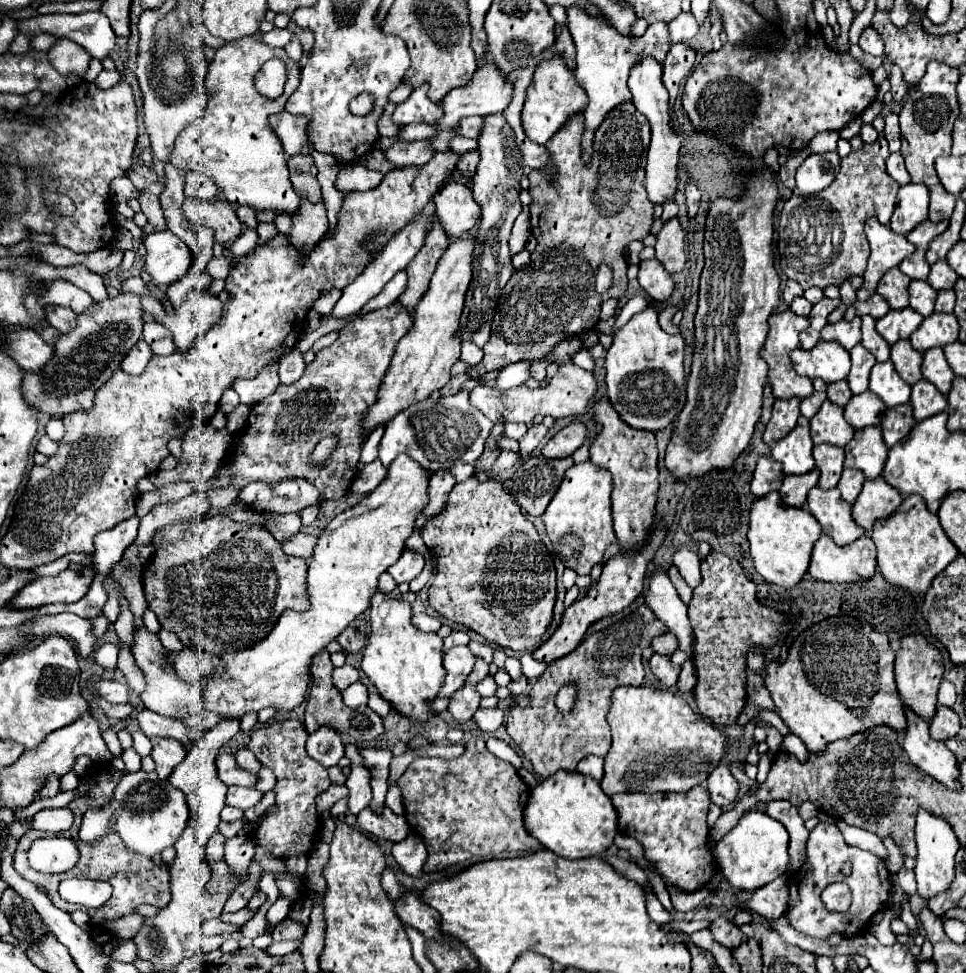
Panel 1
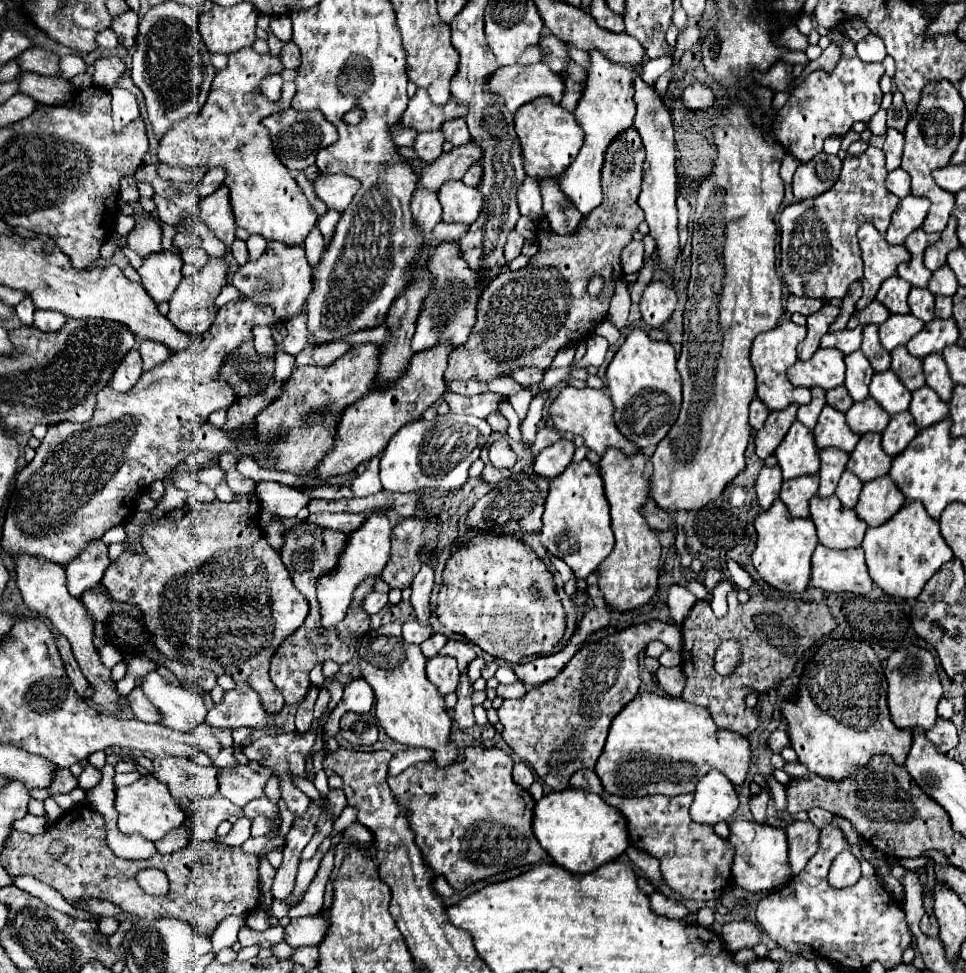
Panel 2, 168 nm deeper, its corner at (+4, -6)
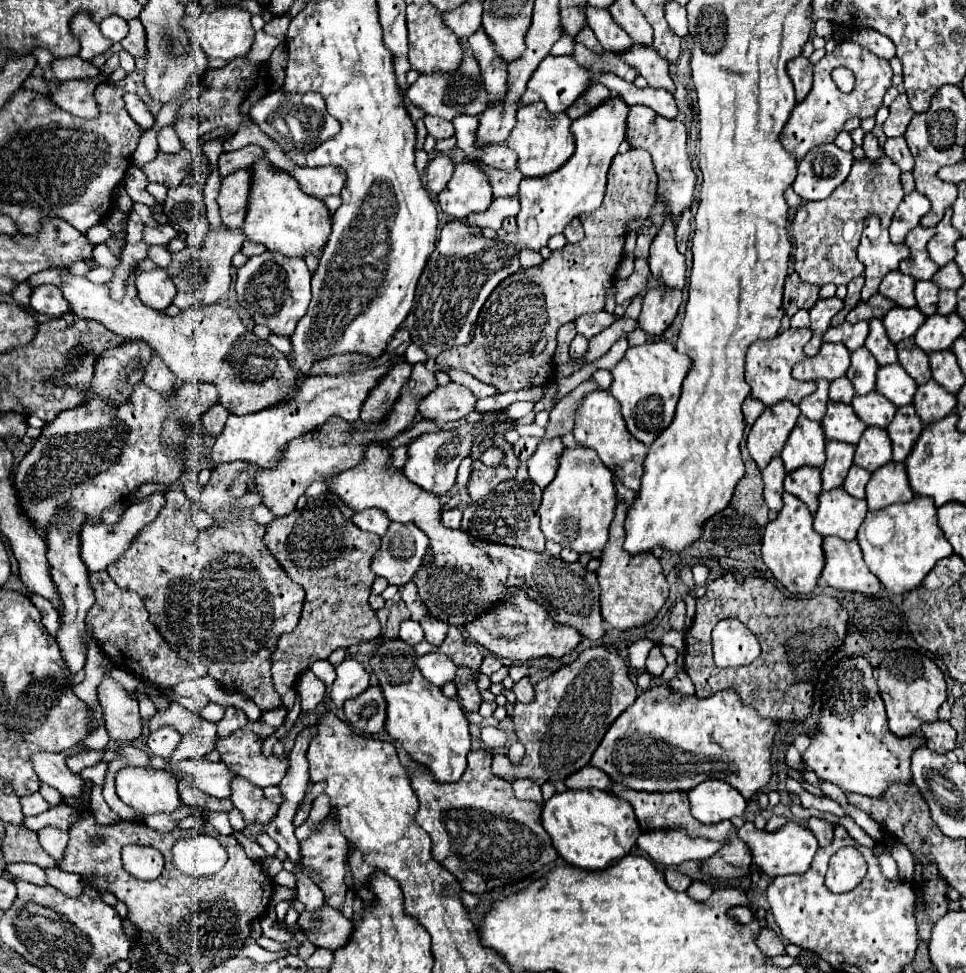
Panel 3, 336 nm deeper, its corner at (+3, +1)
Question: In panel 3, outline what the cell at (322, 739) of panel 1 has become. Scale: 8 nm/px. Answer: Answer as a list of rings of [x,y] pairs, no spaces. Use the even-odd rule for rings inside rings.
[[[353,658],[343,660],[337,666],[337,680],[331,686],[331,700],[337,708],[343,708],[343,702],[359,696],[371,686],[371,674]]]

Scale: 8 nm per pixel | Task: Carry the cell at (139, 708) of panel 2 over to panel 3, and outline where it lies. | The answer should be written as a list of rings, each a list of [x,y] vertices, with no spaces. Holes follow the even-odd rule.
[[[169,702],[169,706],[165,710],[157,710],[157,714],[153,718],[149,718],[147,726],[151,732],[163,728],[163,726],[171,726],[175,728],[179,734],[189,732],[193,726],[197,726],[199,716],[191,714],[187,708],[183,708],[177,702]]]

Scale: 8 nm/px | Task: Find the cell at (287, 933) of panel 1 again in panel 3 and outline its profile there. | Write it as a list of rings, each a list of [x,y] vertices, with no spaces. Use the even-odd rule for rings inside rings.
[[[327,904],[325,908],[321,908],[321,912],[303,910],[297,920],[297,926],[311,944],[329,950],[341,948],[353,930],[351,920],[347,920],[339,910],[329,908]]]

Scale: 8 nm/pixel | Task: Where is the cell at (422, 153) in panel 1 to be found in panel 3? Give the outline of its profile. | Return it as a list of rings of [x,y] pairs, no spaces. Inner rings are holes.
[[[425,116],[425,126],[427,132],[435,138],[435,140],[443,140],[443,138],[451,138],[455,134],[455,128],[451,122],[441,120],[437,116]]]

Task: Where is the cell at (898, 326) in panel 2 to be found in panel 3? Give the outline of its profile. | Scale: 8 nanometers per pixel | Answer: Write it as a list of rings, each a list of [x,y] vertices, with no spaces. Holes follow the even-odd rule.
[[[901,306],[891,308],[891,312],[885,314],[885,318],[883,318],[887,336],[893,344],[897,344],[905,338],[911,338],[923,322],[925,322],[925,316],[921,314],[919,308],[901,308]]]

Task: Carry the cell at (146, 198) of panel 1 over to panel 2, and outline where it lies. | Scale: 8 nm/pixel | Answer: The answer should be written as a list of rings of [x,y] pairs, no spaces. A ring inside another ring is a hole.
[[[140,219],[136,229],[126,235],[124,247],[138,253],[142,259],[146,259],[152,253],[160,253],[162,251],[162,231],[160,231],[158,221]]]

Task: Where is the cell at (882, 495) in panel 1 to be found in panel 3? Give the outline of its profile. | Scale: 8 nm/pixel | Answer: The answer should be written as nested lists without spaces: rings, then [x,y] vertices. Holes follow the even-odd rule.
[[[891,462],[871,474],[865,500],[869,504],[869,510],[877,512],[897,502],[909,502],[913,496],[915,494],[905,474],[905,464]]]

